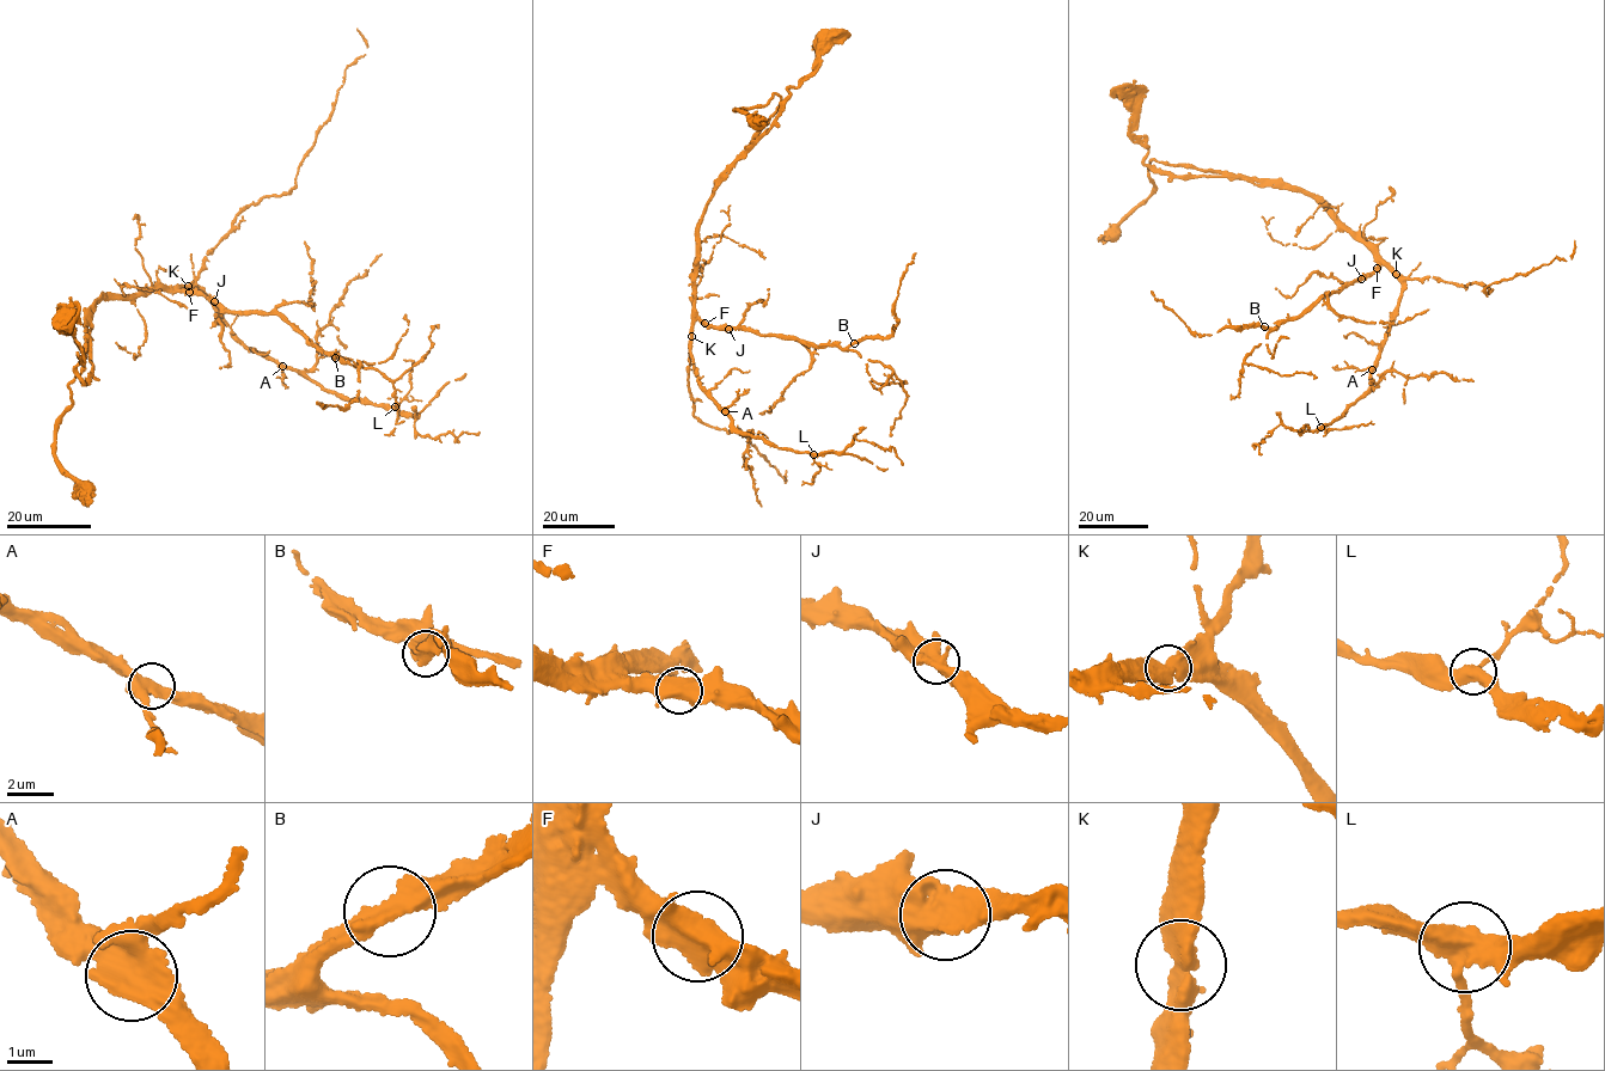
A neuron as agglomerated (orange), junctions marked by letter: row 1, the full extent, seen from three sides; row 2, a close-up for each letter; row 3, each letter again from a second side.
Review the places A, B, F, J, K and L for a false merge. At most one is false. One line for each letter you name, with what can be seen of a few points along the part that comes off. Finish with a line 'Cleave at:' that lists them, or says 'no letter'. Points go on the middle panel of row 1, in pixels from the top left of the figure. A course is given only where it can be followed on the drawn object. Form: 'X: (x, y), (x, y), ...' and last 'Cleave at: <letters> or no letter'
Cleave at: no letter

